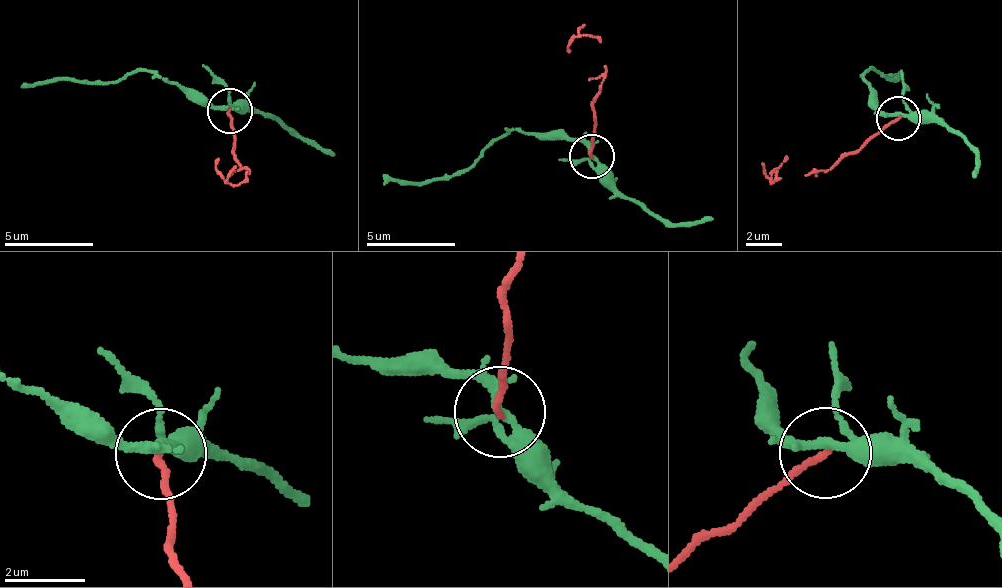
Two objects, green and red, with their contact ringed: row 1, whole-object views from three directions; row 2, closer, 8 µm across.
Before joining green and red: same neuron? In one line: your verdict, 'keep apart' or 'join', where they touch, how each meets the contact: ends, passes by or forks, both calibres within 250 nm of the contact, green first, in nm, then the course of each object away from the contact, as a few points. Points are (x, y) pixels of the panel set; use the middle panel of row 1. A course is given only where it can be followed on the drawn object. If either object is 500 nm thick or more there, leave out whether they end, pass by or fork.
keep apart; at (591, 156); green forks there; red ends there; 220 nm thick on the green side, 160 nm on the other; green runs (592, 155), (565, 141), (512, 131), (485, 148), (469, 167), (447, 176), (407, 181), (381, 173); red runs (592, 155), (600, 88), (601, 44), (593, 36), (574, 40), (572, 52)

